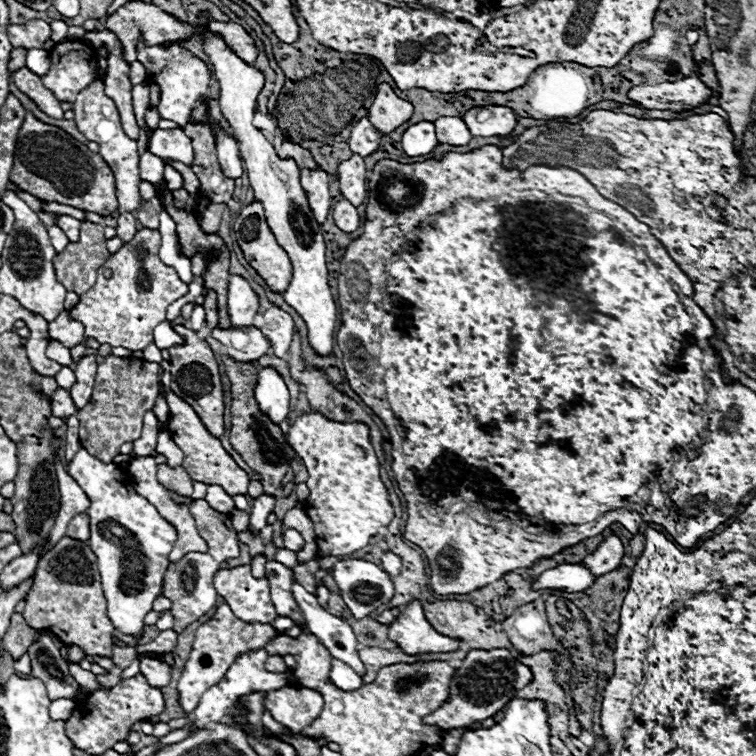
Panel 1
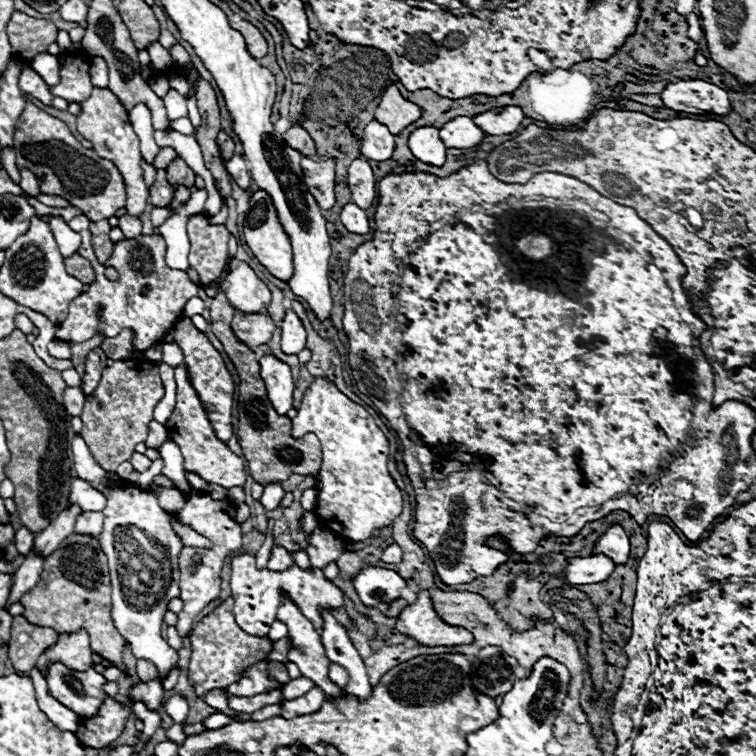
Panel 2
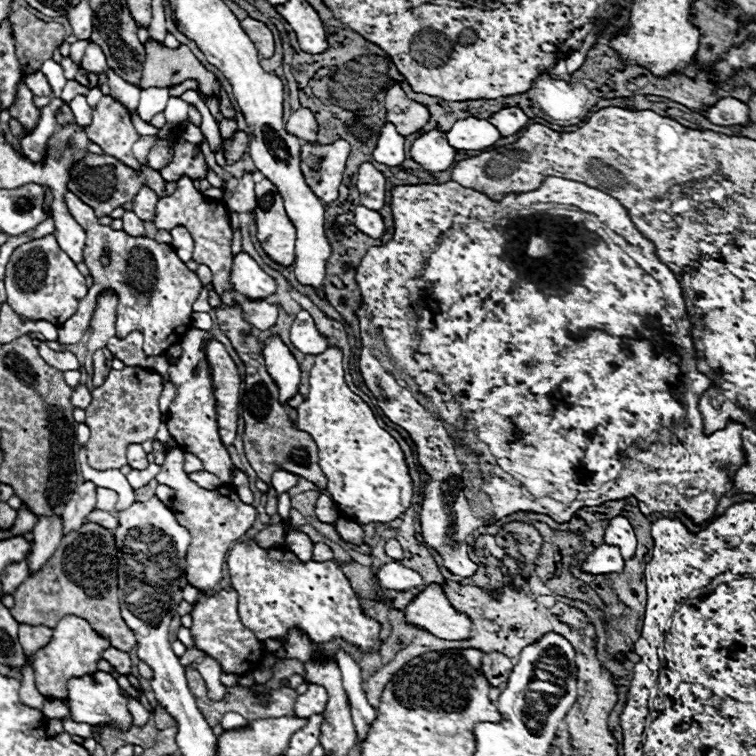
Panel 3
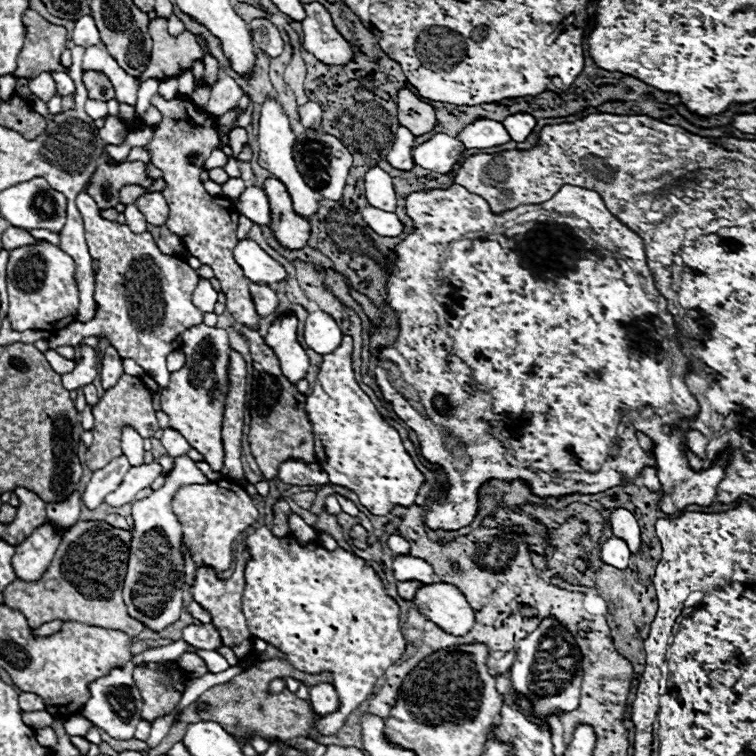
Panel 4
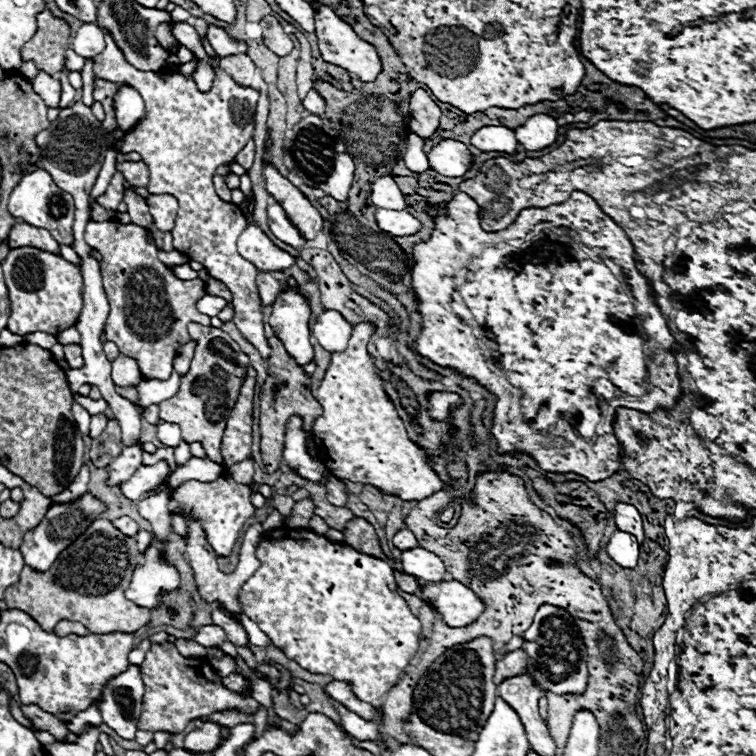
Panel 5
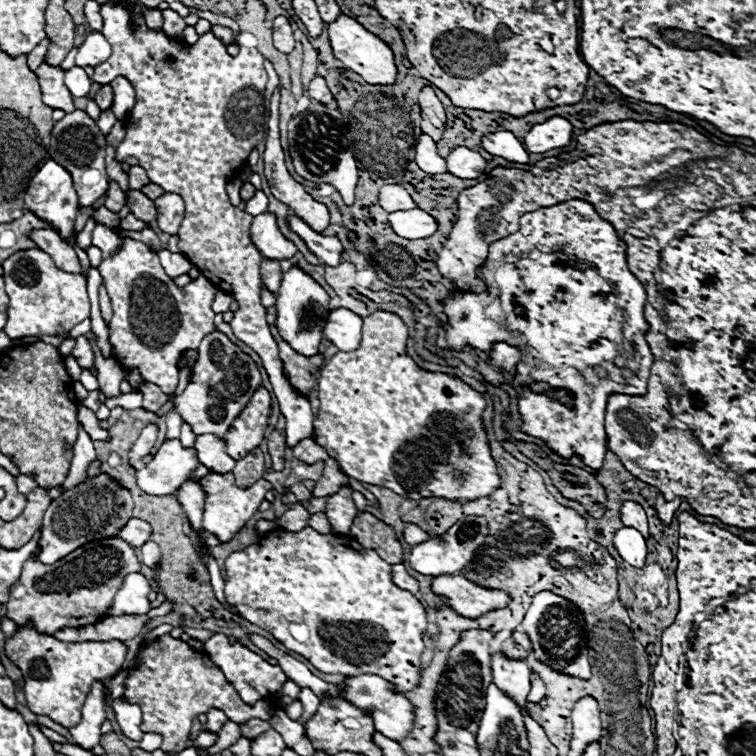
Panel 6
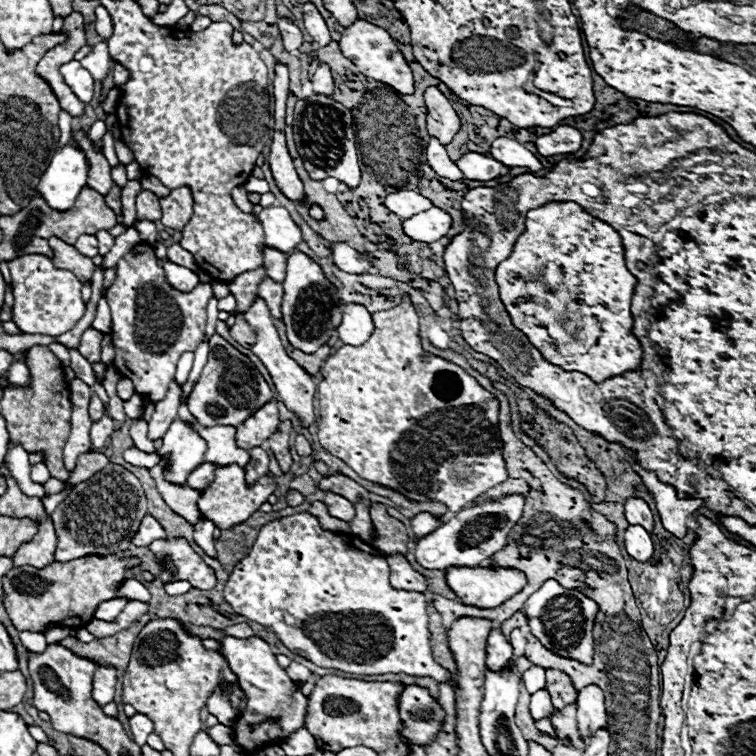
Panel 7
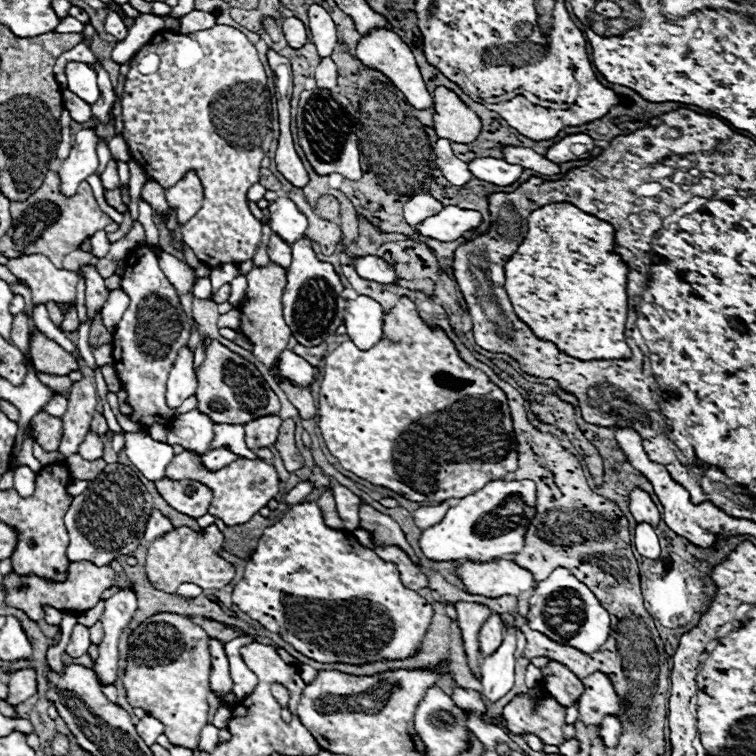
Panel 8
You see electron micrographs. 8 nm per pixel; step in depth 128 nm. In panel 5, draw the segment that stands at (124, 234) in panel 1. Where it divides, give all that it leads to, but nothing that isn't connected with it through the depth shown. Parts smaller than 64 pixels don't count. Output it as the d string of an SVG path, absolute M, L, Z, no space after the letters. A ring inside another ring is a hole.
M124 190L124 202L128 206L128 214L132 224L148 228L152 224L152 216L150 216L150 208L146 204L146 200L142 196L138 196L132 190Z

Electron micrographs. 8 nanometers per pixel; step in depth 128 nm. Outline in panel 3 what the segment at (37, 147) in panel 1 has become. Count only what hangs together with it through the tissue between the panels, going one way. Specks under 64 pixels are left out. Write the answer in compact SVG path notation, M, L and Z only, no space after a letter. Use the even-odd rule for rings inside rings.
M20 82L17 89L14 104L10 106L9 113L12 118L16 118L22 126L34 128L40 118L40 110L32 102L34 95L24 82ZM88 154L72 170L72 180L68 184L68 190L74 192L82 202L92 206L96 210L98 218L102 218L102 216L110 216L114 208L130 202L136 196L136 192L140 190L140 186L148 186L156 194L164 196L164 178L158 174L158 170L152 170L152 168L144 166L144 174L142 174L142 172L136 172L134 168L118 162L114 156Z

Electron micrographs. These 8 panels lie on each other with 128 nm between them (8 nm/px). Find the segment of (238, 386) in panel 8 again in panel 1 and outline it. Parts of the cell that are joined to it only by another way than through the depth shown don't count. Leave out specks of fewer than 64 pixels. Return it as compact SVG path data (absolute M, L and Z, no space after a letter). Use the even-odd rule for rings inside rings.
M172 390L168 392L168 406L170 406L170 418L168 418L168 432L172 436L172 440L178 444L180 450L184 450L184 462L182 468L190 474L192 480L204 482L204 484L218 484L222 486L230 496L234 494L246 494L250 478L248 474L234 462L234 458L222 448L222 442L218 438L214 438L206 426L202 424L202 420L198 418L196 410L184 402L180 396L176 396Z

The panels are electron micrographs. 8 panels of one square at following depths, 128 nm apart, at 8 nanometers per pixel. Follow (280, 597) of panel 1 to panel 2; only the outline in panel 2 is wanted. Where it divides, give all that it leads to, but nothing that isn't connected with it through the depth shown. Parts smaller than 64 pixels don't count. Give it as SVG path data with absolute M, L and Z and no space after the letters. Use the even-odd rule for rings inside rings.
M274 544L272 546L272 552L270 552L270 558L268 558L268 568L270 570L286 570L294 564L292 560L292 554L284 548L284 546L278 546ZM288 598L278 608L278 620L286 624L288 636L292 640L288 662L294 662L300 668L302 676L314 680L314 684L318 684L324 690L326 700L344 696L346 692L328 678L330 660L326 658L320 634L314 630L312 622L306 620Z

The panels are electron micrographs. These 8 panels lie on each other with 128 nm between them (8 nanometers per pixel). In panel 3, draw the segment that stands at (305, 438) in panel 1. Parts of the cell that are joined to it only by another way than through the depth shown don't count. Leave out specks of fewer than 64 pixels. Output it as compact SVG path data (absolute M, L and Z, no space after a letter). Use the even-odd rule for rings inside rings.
M332 346L316 356L314 368L310 370L310 394L296 410L298 410L298 428L308 432L318 444L320 468L328 478L326 490L332 494L332 500L336 502L338 510L344 512L344 516L352 518L358 524L390 522L398 518L412 504L414 482L410 478L404 452L400 444L384 428L378 426L378 420L370 410L370 406L348 388L344 380L344 364L340 348Z

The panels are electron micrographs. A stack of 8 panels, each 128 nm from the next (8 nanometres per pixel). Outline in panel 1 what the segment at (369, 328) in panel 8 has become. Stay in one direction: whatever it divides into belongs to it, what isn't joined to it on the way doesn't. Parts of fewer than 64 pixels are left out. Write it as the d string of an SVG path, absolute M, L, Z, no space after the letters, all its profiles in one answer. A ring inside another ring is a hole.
M270 308L264 314L266 324L262 326L262 332L268 336L270 346L274 348L274 354L278 358L284 358L290 350L290 344L294 340L294 320L288 312L280 308Z

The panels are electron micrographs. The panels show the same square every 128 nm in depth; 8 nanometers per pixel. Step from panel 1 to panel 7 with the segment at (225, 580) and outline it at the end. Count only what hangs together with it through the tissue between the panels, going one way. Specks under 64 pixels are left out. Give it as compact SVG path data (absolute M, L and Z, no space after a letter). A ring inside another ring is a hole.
M310 512L284 516L262 526L250 554L232 570L224 598L240 616L270 628L288 650L312 660L316 666L368 676L386 672L432 676L458 688L454 674L432 658L424 594L392 588L390 568L380 550L354 534L338 536L322 530L318 518Z

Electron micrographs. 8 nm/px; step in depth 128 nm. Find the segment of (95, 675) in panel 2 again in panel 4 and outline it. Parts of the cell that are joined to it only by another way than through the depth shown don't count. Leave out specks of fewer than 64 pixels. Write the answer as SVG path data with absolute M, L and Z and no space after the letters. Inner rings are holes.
M132 660L124 666L124 668L116 668L112 670L112 674L108 674L106 678L100 678L96 682L90 684L90 700L84 704L84 710L80 710L82 716L86 716L88 720L94 722L94 726L106 730L112 738L116 740L130 740L134 738L134 730L136 724L142 720L140 718L140 710L142 710L142 694L132 678L132 672L138 664L134 664ZM50 726L36 730L36 738L38 738L38 742L40 742L42 746L46 746L46 748L50 748L50 746L56 744L56 732L54 732Z

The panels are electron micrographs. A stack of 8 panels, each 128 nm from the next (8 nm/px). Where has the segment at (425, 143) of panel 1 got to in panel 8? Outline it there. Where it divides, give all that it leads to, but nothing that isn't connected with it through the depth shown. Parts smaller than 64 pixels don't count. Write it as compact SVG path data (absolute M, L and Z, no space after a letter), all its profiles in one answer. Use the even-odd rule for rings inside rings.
M474 158L468 164L468 168L474 174L474 178L496 184L496 186L514 184L524 170L522 166L508 164L506 160L500 160L500 158Z

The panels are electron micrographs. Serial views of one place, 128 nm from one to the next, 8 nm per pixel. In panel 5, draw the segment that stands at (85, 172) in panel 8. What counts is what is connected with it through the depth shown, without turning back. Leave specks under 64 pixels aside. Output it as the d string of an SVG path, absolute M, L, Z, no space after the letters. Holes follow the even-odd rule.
M38 168L30 174L26 174L22 178L22 182L12 190L10 194L10 202L8 202L8 210L12 216L22 218L24 222L38 226L38 228L46 228L50 230L50 234L60 242L60 244L74 244L74 236L72 236L72 224L74 224L74 198L72 194L64 194L56 184L54 178L44 170Z

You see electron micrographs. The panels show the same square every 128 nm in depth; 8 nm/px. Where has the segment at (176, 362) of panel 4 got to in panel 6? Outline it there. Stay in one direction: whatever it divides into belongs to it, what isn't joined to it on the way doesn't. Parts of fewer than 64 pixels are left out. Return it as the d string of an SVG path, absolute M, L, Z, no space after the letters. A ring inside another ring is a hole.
M140 391L128 394L121 394L118 397L106 399L106 406L111 410L121 406L126 410L133 410L142 407L143 395Z

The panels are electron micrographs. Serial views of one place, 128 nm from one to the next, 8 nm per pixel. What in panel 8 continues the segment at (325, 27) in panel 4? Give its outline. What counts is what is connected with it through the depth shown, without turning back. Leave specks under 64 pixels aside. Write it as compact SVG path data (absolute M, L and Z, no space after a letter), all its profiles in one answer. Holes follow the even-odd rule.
M374 30L372 34L368 36L362 36L358 48L356 48L356 56L370 68L374 70L380 70L382 74L386 74L394 86L398 86L398 90L406 96L406 100L416 108L416 110L426 110L426 108L432 108L434 100L432 100L432 94L428 92L426 84L424 84L424 78L420 74L420 68L414 60L414 54L410 50L410 46L394 32L386 32L386 30Z

